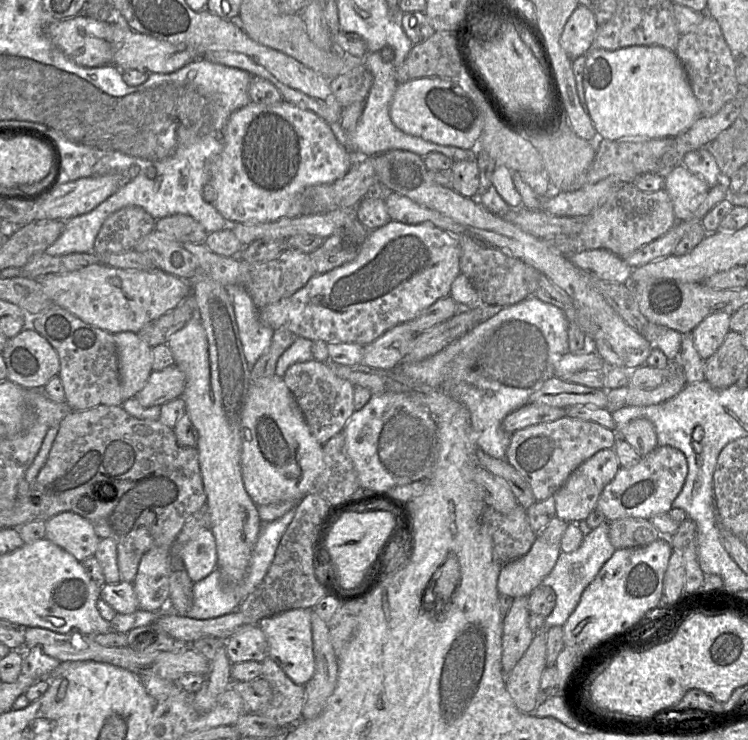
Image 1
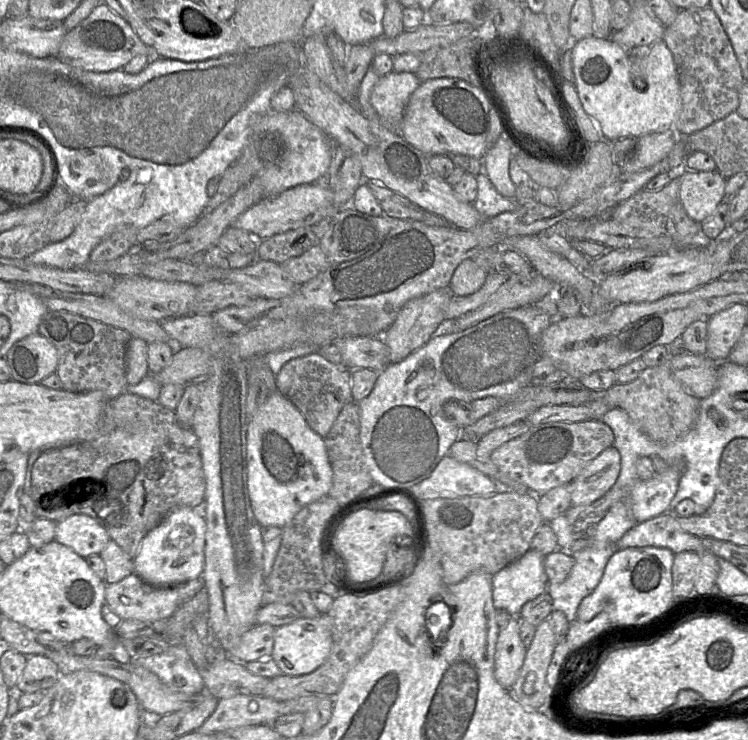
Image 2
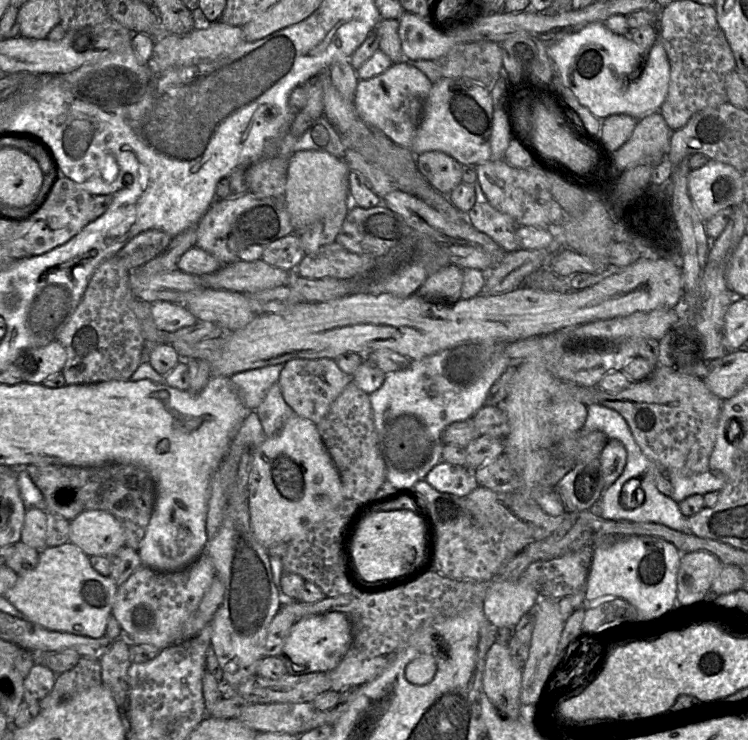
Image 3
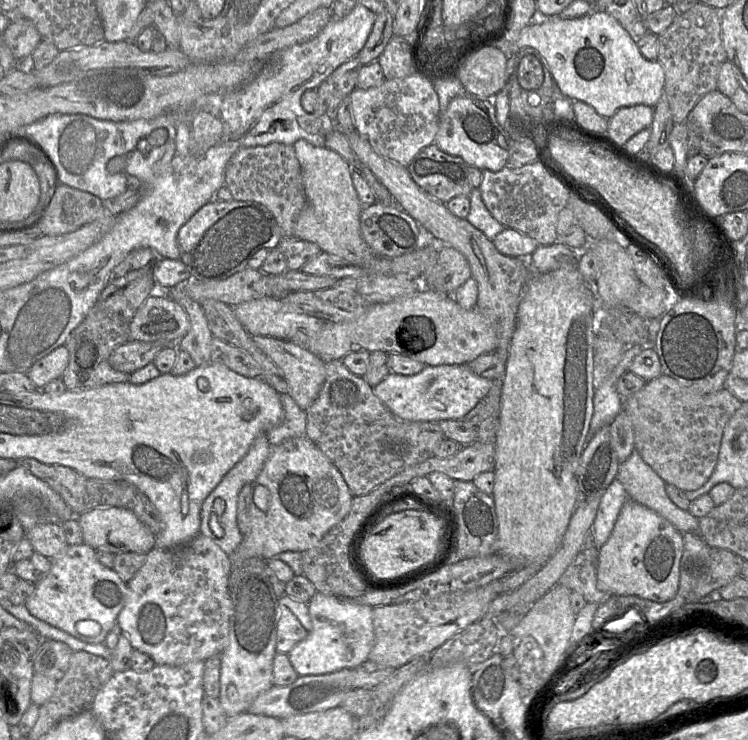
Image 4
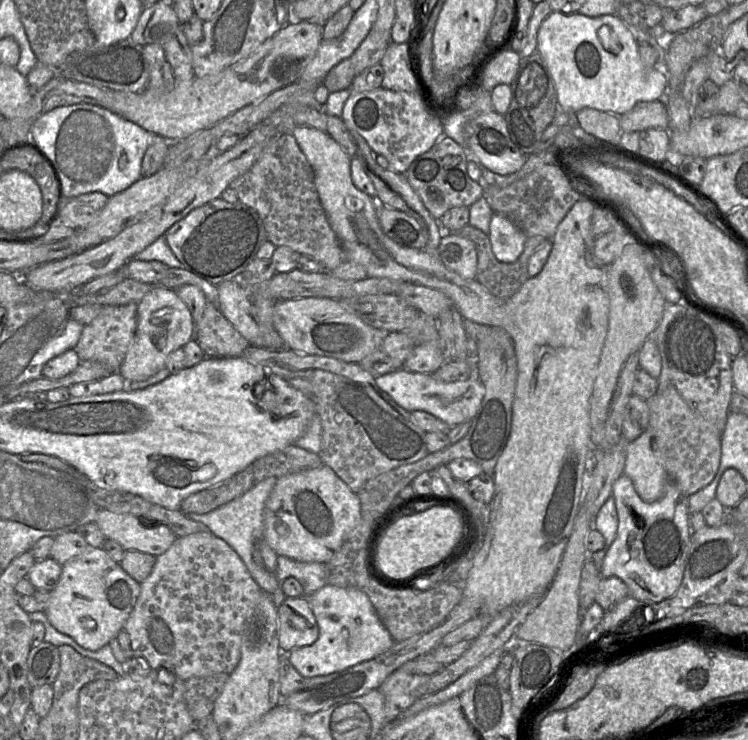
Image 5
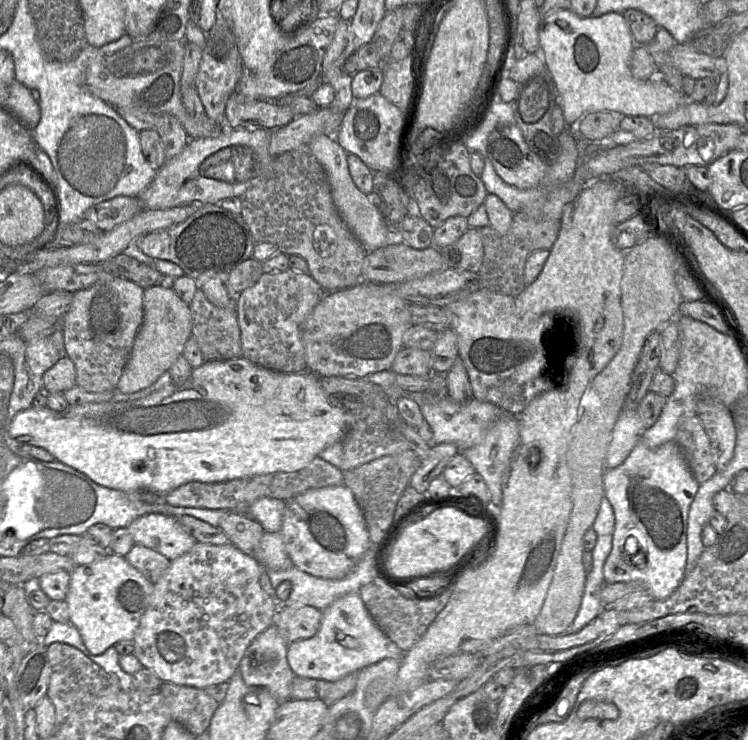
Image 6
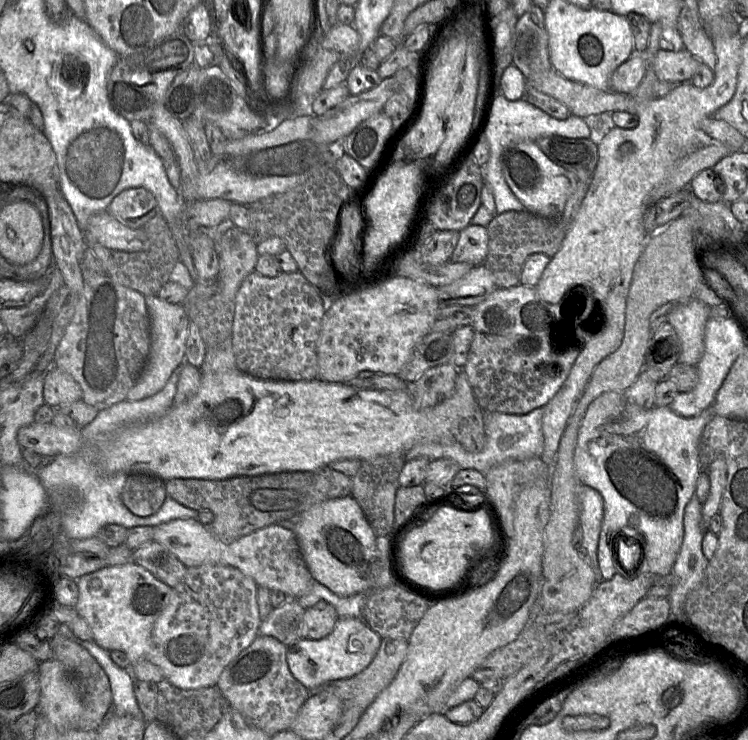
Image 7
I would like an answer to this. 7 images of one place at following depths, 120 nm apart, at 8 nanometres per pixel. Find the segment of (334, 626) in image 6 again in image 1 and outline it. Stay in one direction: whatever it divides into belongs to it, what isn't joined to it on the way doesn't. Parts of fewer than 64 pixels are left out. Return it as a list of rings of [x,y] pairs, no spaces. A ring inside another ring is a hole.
[[[292,609],[259,622],[269,645],[269,657],[273,659],[296,684],[305,686],[315,672],[313,636],[311,627],[312,609]]]

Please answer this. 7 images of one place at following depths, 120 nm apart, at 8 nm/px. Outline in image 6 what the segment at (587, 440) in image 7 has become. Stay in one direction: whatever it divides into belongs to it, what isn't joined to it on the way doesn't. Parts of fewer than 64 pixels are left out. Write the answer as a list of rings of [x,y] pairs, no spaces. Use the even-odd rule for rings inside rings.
[[[676,441],[654,449],[638,442],[621,465],[605,470],[605,496],[615,516],[612,548],[603,566],[605,583],[642,581],[657,600],[678,588],[685,576],[689,507],[699,484]]]

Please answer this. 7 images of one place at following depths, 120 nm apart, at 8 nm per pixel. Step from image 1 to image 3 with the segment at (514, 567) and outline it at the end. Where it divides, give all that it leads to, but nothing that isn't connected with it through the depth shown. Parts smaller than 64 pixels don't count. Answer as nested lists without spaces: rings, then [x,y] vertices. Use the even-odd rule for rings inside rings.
[[[492,580],[483,611],[495,627],[514,629],[521,617],[532,611],[540,600],[538,592],[528,582],[518,580]]]

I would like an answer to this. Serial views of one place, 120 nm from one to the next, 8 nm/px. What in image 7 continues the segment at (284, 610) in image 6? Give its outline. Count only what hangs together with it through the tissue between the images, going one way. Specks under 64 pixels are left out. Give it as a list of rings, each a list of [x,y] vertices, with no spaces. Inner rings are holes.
[[[319,601],[306,608],[300,626],[300,635],[306,639],[321,639],[329,635],[339,619],[334,606]]]

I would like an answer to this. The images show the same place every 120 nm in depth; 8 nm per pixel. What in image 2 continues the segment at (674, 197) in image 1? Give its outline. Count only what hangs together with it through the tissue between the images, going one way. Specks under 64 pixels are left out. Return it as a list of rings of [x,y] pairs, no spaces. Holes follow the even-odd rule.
[[[718,170],[710,172],[680,171],[679,202],[686,214],[702,223],[725,199],[726,179]]]

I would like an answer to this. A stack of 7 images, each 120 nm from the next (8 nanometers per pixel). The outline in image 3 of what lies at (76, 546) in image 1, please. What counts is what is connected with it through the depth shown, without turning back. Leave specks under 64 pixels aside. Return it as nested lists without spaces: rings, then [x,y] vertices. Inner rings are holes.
[[[87,510],[70,521],[69,542],[88,556],[109,556],[125,545],[125,535],[122,525],[112,514],[103,510]]]

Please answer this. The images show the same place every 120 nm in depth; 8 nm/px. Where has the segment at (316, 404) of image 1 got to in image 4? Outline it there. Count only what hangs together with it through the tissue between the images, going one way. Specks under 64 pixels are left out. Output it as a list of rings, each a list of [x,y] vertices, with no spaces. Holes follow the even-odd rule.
[[[252,336],[256,345],[283,372],[289,387],[289,395],[306,411],[317,398],[325,380],[325,362],[305,348],[279,338],[270,336]]]

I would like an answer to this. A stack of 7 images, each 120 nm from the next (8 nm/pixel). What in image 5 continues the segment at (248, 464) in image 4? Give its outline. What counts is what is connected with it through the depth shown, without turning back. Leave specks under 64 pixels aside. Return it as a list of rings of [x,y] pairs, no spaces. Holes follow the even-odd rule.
[[[269,477],[254,485],[248,491],[234,500],[207,513],[184,513],[188,518],[204,523],[217,537],[224,540],[242,559],[253,579],[262,591],[273,594],[280,586],[273,572],[268,571],[263,564],[259,551],[259,543],[264,537],[264,508],[277,478]]]

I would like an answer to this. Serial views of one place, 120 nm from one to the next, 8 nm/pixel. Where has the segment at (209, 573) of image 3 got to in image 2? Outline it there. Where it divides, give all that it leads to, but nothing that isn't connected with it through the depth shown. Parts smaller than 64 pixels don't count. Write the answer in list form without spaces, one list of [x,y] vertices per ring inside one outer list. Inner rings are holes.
[[[132,573],[117,583],[106,584],[105,603],[123,620],[155,621],[172,616],[181,605],[192,599],[203,588],[202,577],[177,585],[156,587]]]

